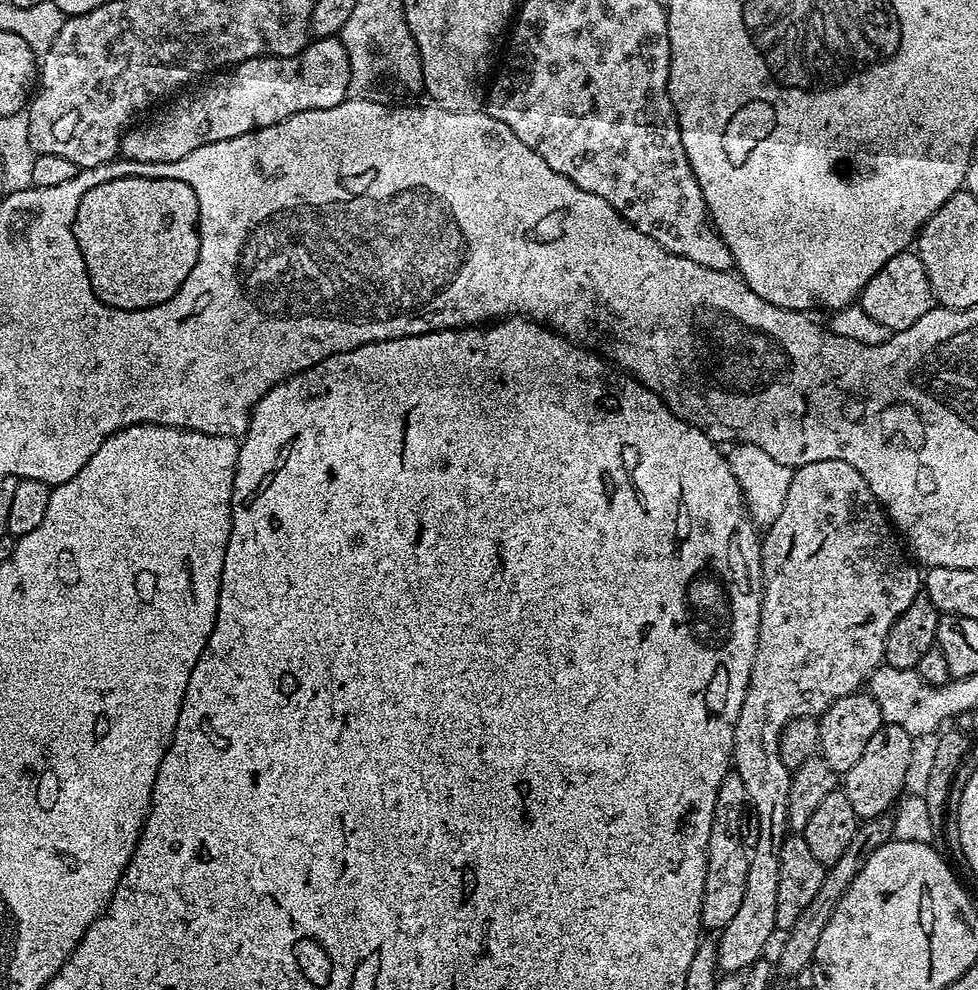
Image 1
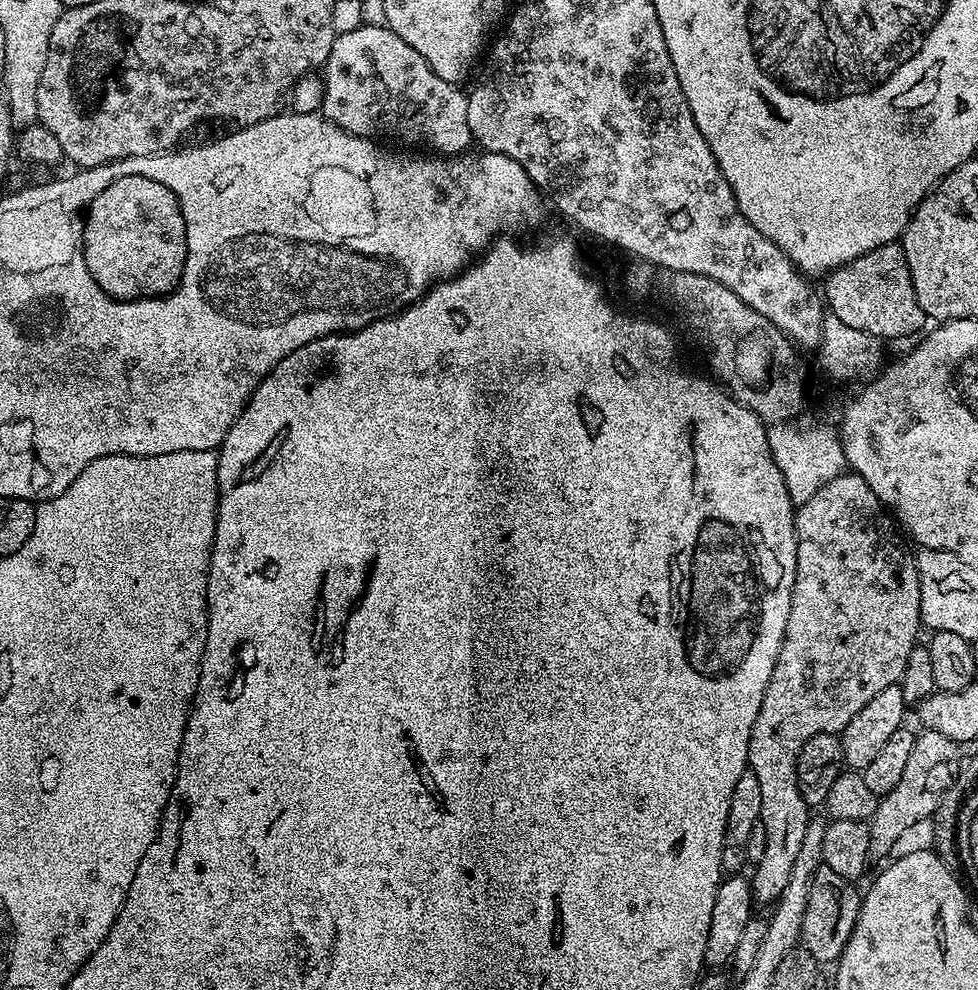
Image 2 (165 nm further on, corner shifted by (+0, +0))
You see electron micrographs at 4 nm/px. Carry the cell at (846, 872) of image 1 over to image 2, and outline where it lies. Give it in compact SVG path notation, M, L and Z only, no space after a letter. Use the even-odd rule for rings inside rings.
M924 730L917 735L914 750L910 750L910 758L906 758L906 766L902 769L902 778L898 778L898 786L879 797L872 819L867 821L868 854L873 861L883 861L883 856L891 853L894 842L913 822L935 817L948 787L960 772L960 752L956 748L959 748L957 741L946 738L946 734Z

